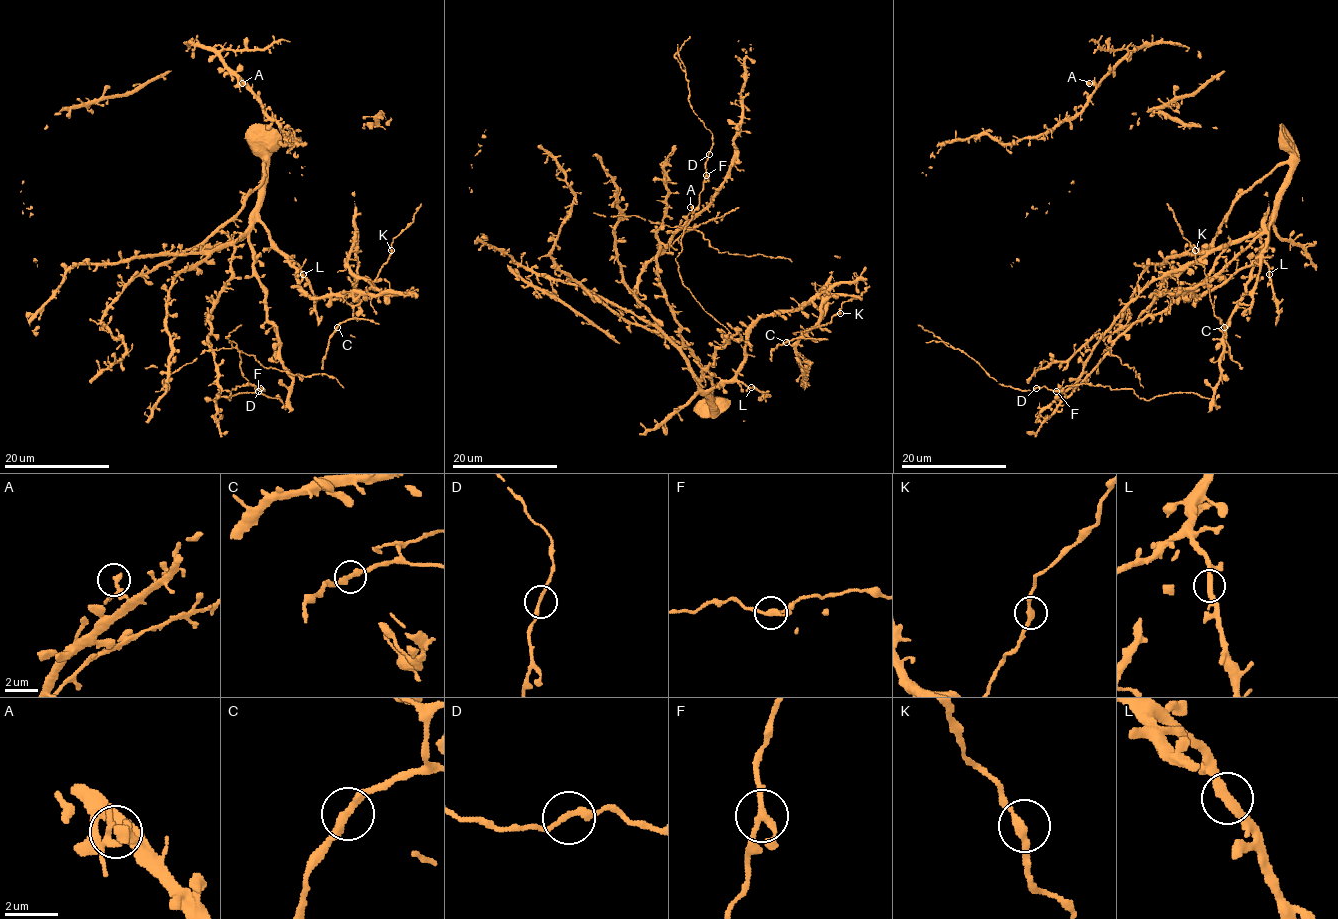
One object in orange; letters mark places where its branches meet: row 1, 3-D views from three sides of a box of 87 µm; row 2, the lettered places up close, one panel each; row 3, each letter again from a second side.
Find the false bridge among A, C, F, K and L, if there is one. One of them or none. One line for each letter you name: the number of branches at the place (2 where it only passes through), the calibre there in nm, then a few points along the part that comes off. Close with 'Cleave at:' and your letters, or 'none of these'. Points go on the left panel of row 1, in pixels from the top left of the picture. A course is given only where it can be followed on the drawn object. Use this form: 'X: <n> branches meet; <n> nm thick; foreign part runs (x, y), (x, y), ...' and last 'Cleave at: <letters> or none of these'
Cleave at: none of these

